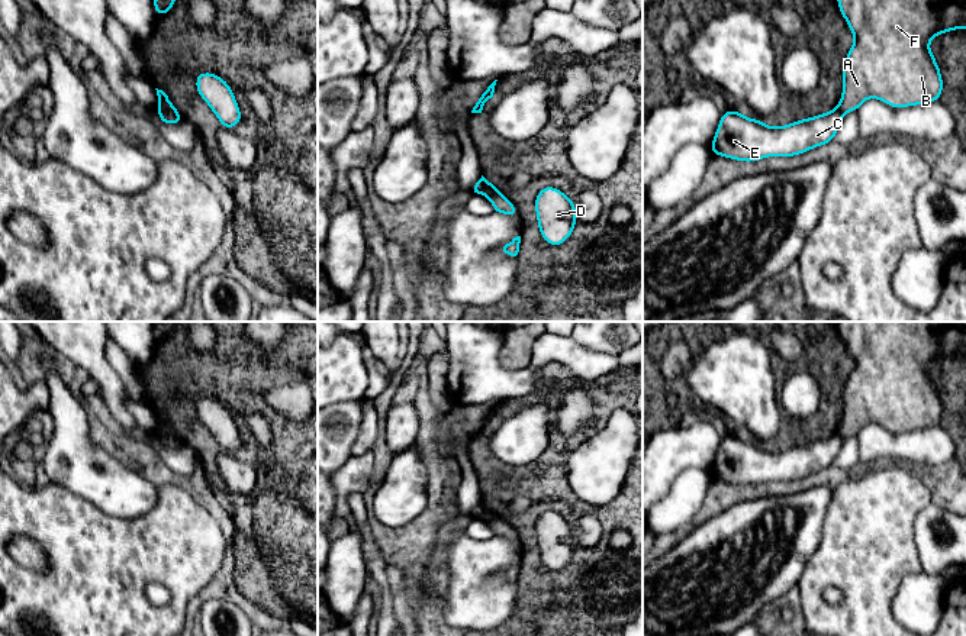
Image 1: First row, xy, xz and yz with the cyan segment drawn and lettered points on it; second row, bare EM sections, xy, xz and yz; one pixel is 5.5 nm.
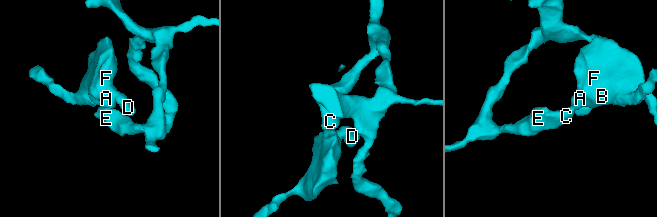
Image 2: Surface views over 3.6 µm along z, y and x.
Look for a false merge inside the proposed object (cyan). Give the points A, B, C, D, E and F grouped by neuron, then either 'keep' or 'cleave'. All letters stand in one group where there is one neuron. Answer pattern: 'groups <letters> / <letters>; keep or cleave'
groups A B D F / C E; cleave

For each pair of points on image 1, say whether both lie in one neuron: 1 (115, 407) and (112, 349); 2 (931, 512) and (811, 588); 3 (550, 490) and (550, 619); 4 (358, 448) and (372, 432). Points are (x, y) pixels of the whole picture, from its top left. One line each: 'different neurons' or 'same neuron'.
1: different neurons
2: different neurons
3: same neuron
4: same neuron

